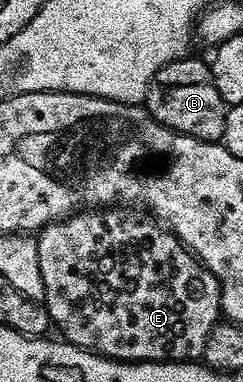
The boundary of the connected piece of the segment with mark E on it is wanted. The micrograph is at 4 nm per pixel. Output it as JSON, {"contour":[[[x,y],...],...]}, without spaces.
{"contour":[[[83,209],[78,213],[69,215],[65,219],[58,219],[55,223],[48,223],[42,231],[38,232],[37,257],[41,261],[41,281],[45,281],[43,299],[47,308],[47,316],[57,328],[58,334],[66,342],[84,347],[87,351],[94,351],[96,355],[108,355],[111,359],[124,359],[126,363],[181,363],[195,361],[202,356],[205,341],[209,341],[209,333],[221,319],[219,305],[219,282],[208,267],[204,267],[196,256],[184,247],[177,236],[164,224],[148,217],[143,213],[136,213],[131,209]]]}

